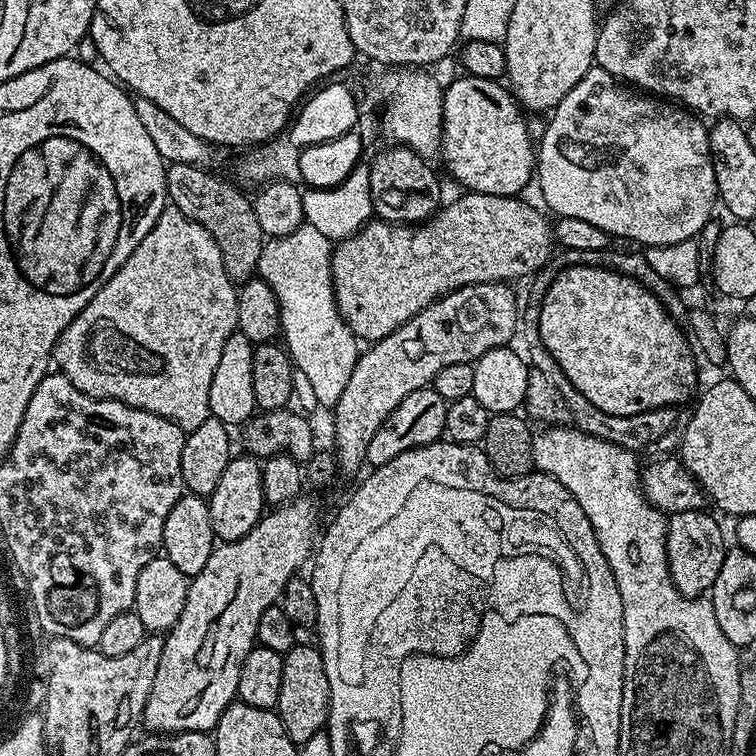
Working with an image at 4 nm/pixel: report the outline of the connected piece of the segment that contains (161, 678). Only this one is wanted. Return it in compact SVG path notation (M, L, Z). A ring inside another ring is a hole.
M301 494L286 504L273 507L242 538L220 542L213 547L206 566L191 577L182 618L178 618L171 632L164 636L162 662L158 662L158 674L154 674L154 686L142 717L143 727L148 727L145 729L149 733L211 733L215 729L220 715L237 699L242 662L246 662L246 654L250 654L256 644L258 618L262 618L262 610L281 599L284 587L301 571L299 568L304 559L307 556L309 559L318 540L319 524L320 512L315 502L307 494Z

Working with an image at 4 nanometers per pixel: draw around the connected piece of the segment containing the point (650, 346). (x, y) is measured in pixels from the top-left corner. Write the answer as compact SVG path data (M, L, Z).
M575 264L572 267L567 267L559 271L553 280L553 284L546 290L545 298L541 306L539 343L544 346L545 350L551 356L552 363L556 364L564 372L566 380L569 380L583 396L590 398L590 402L594 402L594 406L598 406L598 410L602 410L606 414L614 414L615 416L629 416L630 414L642 414L646 410L681 406L680 404L686 403L688 399L691 401L697 395L696 360L692 357L694 348L686 332L686 337L684 337L684 332L680 328L682 328L681 325L673 320L670 313L660 304L659 298L650 289L644 288L633 277L613 272L609 268Z

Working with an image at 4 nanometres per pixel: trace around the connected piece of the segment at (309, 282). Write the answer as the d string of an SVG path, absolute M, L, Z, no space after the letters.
M308 223L301 224L294 234L286 234L269 239L265 243L260 255L260 266L258 269L259 279L269 284L270 290L277 298L280 307L280 327L282 333L283 347L288 349L288 355L297 373L304 375L312 396L327 410L335 409L338 398L342 398L342 390L346 390L346 382L350 382L350 374L354 374L354 366L360 357L362 348L358 338L346 326L342 314L336 305L336 295L332 285L332 249L333 241L326 238L319 230Z

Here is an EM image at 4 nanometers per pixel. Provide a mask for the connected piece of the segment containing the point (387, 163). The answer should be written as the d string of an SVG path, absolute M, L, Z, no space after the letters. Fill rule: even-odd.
M388 146L368 164L372 210L381 220L394 224L415 224L436 215L441 207L440 180L433 165L414 150L403 146Z

